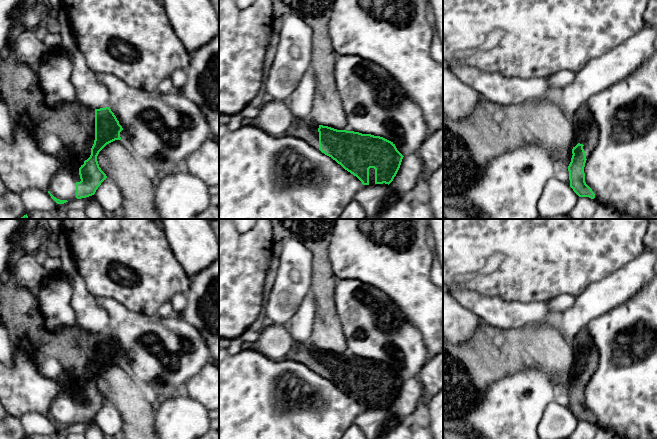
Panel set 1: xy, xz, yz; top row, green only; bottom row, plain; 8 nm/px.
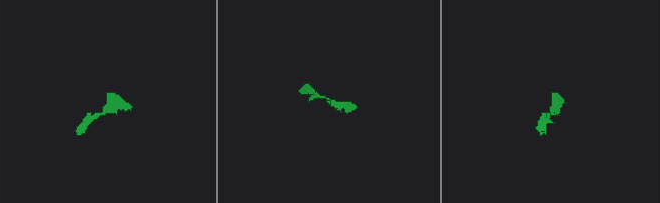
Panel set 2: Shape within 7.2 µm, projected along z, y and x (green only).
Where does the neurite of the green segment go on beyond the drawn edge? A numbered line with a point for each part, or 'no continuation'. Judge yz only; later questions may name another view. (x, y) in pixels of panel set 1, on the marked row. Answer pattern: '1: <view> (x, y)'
1: yz (585, 128)

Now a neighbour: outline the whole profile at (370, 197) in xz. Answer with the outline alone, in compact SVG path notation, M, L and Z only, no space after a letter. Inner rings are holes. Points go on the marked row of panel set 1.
M388 184L363 185L356 193L355 200L364 208L367 219L373 219L382 209Z

